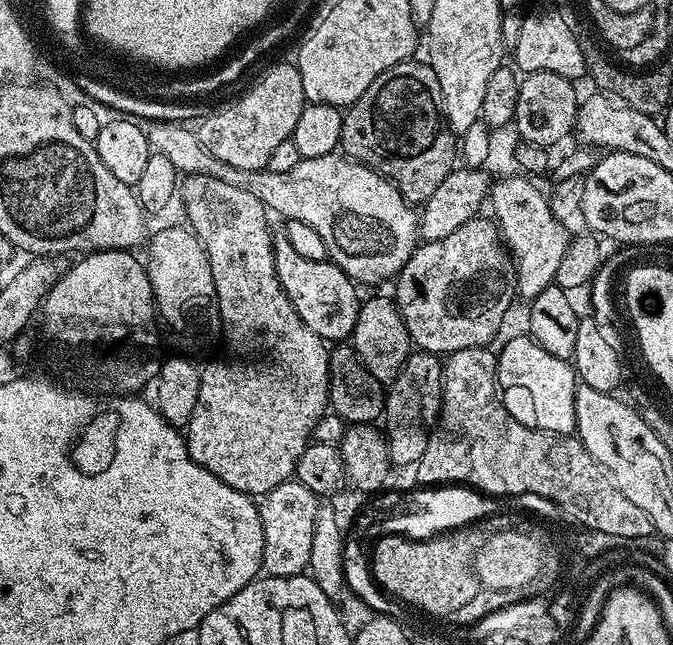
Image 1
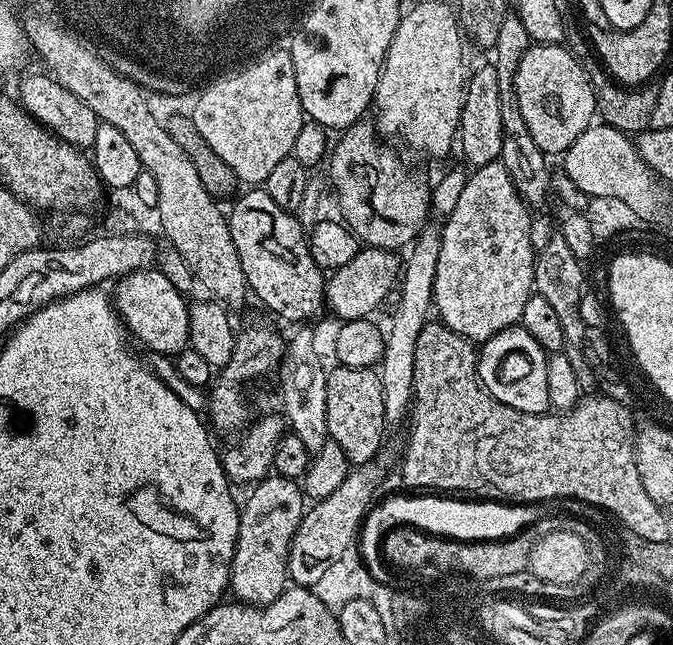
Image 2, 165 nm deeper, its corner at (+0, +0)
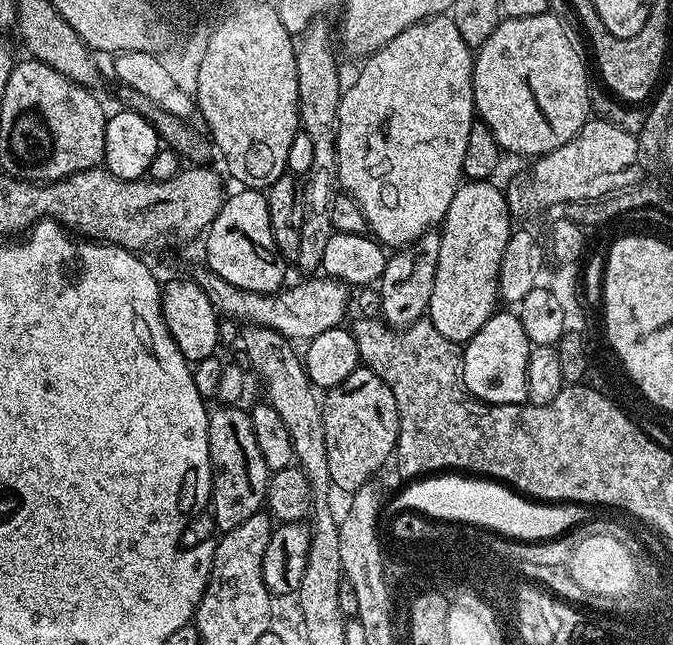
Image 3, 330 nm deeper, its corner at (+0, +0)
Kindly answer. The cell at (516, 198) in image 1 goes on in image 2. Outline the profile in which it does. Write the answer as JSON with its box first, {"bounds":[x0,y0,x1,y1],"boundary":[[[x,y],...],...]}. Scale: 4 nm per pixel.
{"bounds":[432,164,536,342],"boundary":[[[487,164],[469,175],[462,194],[443,221],[441,250],[438,253],[437,274],[432,288],[434,312],[439,323],[473,342],[483,342],[502,330],[519,325],[526,302],[534,295],[536,252],[530,242],[530,226],[534,216],[529,205],[517,192],[506,166]]]}

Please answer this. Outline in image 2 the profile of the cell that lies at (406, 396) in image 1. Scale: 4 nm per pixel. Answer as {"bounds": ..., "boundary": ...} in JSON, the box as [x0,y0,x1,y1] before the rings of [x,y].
{"bounds":[288,462,384,588],"boundary":[[[373,462],[353,467],[337,490],[326,498],[315,501],[305,511],[303,520],[291,540],[288,555],[289,579],[297,587],[313,588],[325,571],[345,553],[345,549],[355,544],[360,525],[375,501],[375,490],[384,476],[378,465],[379,463]]]}

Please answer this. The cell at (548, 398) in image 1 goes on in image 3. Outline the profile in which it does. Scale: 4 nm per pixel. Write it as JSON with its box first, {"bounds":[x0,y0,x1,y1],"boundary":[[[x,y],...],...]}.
{"bounds":[462,310,533,404],"boundary":[[[497,310],[492,317],[484,323],[482,330],[474,334],[468,343],[463,345],[462,359],[464,362],[464,387],[471,396],[477,400],[484,400],[487,404],[523,404],[528,398],[526,386],[526,362],[530,358],[530,350],[533,345],[528,343],[526,330],[522,330],[522,322],[519,315],[512,310]]]}

